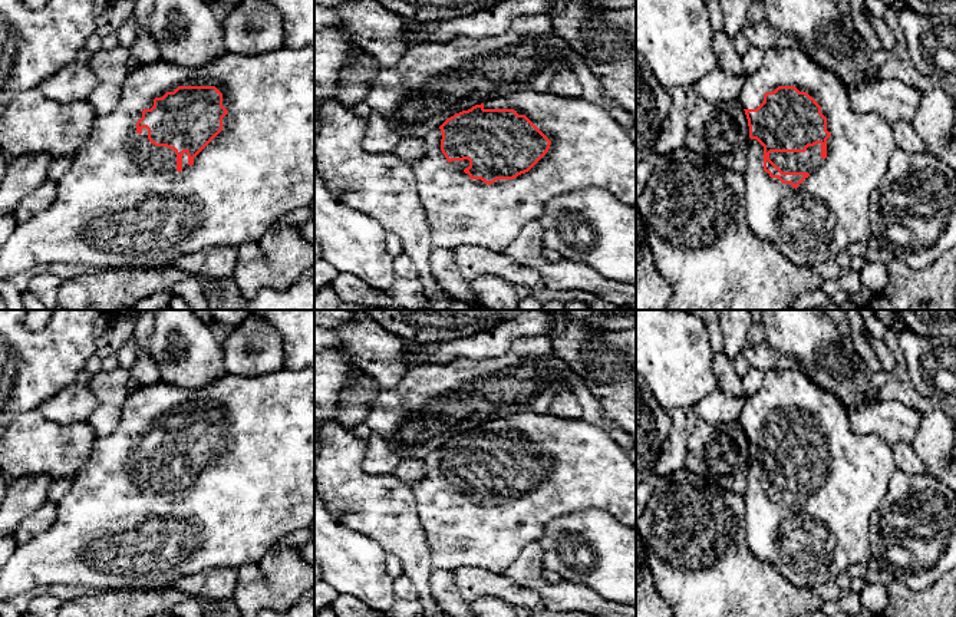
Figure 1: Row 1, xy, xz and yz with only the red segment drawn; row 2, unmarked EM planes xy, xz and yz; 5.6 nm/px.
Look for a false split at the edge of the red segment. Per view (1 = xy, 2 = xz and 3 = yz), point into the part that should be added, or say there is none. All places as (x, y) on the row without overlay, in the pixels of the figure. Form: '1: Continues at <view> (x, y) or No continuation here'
1: Continues at xy (122, 525)
2: Continues at xz (589, 471)
3: Continues at yz (817, 543)

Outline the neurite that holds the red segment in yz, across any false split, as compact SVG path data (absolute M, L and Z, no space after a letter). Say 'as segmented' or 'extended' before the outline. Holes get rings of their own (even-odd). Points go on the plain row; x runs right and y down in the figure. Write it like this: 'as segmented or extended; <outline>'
extended; M795 369L767 372L761 389L744 396L738 422L745 432L751 459L742 498L746 547L752 555L777 568L795 587L812 590L835 581L854 564L867 564L871 560L870 517L899 469L896 448L876 435L856 433L843 403Z

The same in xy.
extended; M281 369L264 376L245 377L227 373L200 389L155 382L136 386L121 406L122 418L116 429L105 438L96 438L92 456L78 472L69 492L57 502L55 522L26 544L17 545L13 555L0 570L0 603L19 594L27 594L52 584L82 585L105 590L159 590L171 587L177 578L197 574L207 568L240 567L256 562L283 535L309 528L314 521L314 370Z

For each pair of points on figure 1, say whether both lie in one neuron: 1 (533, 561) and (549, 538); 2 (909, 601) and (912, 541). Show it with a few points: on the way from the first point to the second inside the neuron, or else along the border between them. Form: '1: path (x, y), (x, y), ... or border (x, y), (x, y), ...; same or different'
1: border (539, 538), (543, 547), (544, 568); different
2: border (940, 576), (928, 587), (916, 591), (893, 578); different

